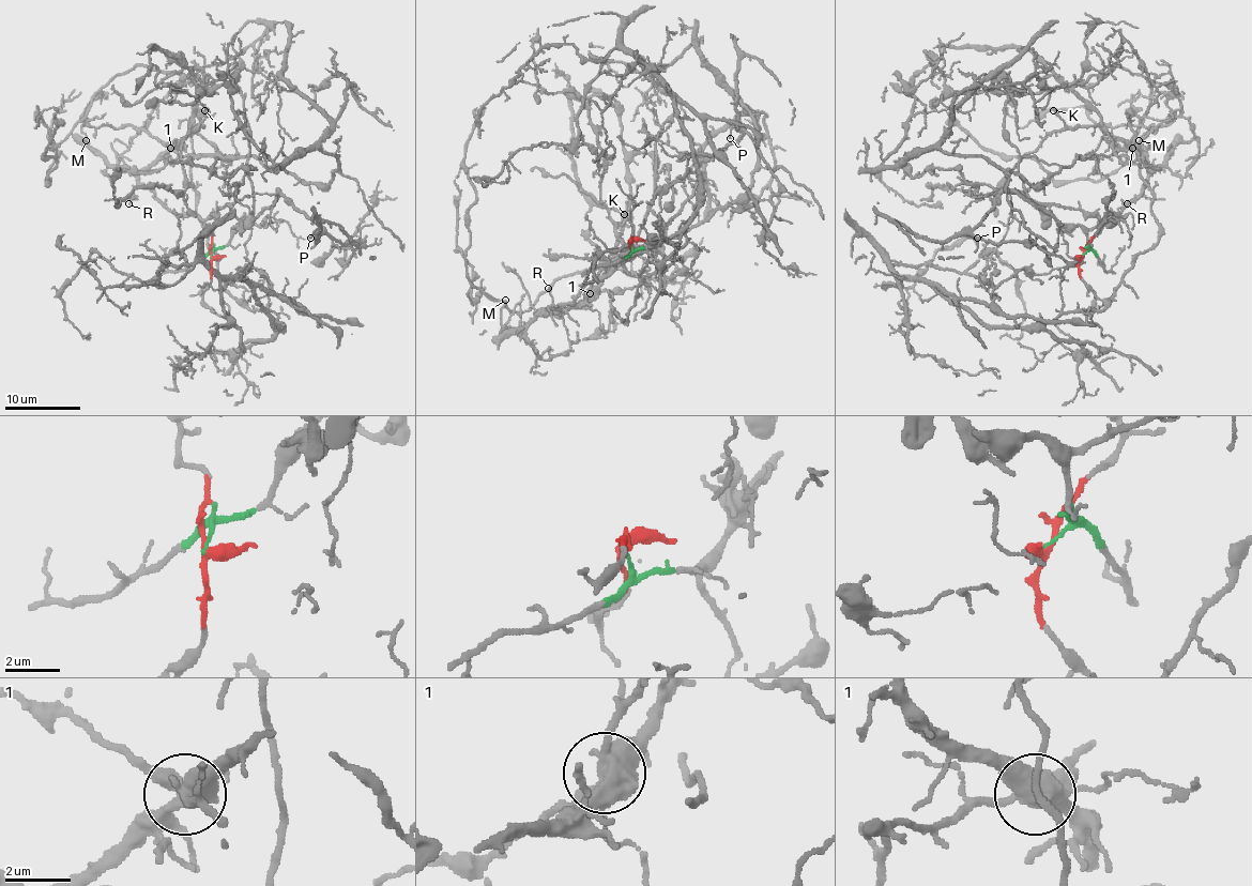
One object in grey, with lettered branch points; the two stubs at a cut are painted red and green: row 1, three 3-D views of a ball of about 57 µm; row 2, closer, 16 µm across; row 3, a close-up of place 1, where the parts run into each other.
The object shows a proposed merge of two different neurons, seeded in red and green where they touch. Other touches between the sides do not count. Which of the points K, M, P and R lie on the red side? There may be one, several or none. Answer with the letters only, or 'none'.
K, M, R

